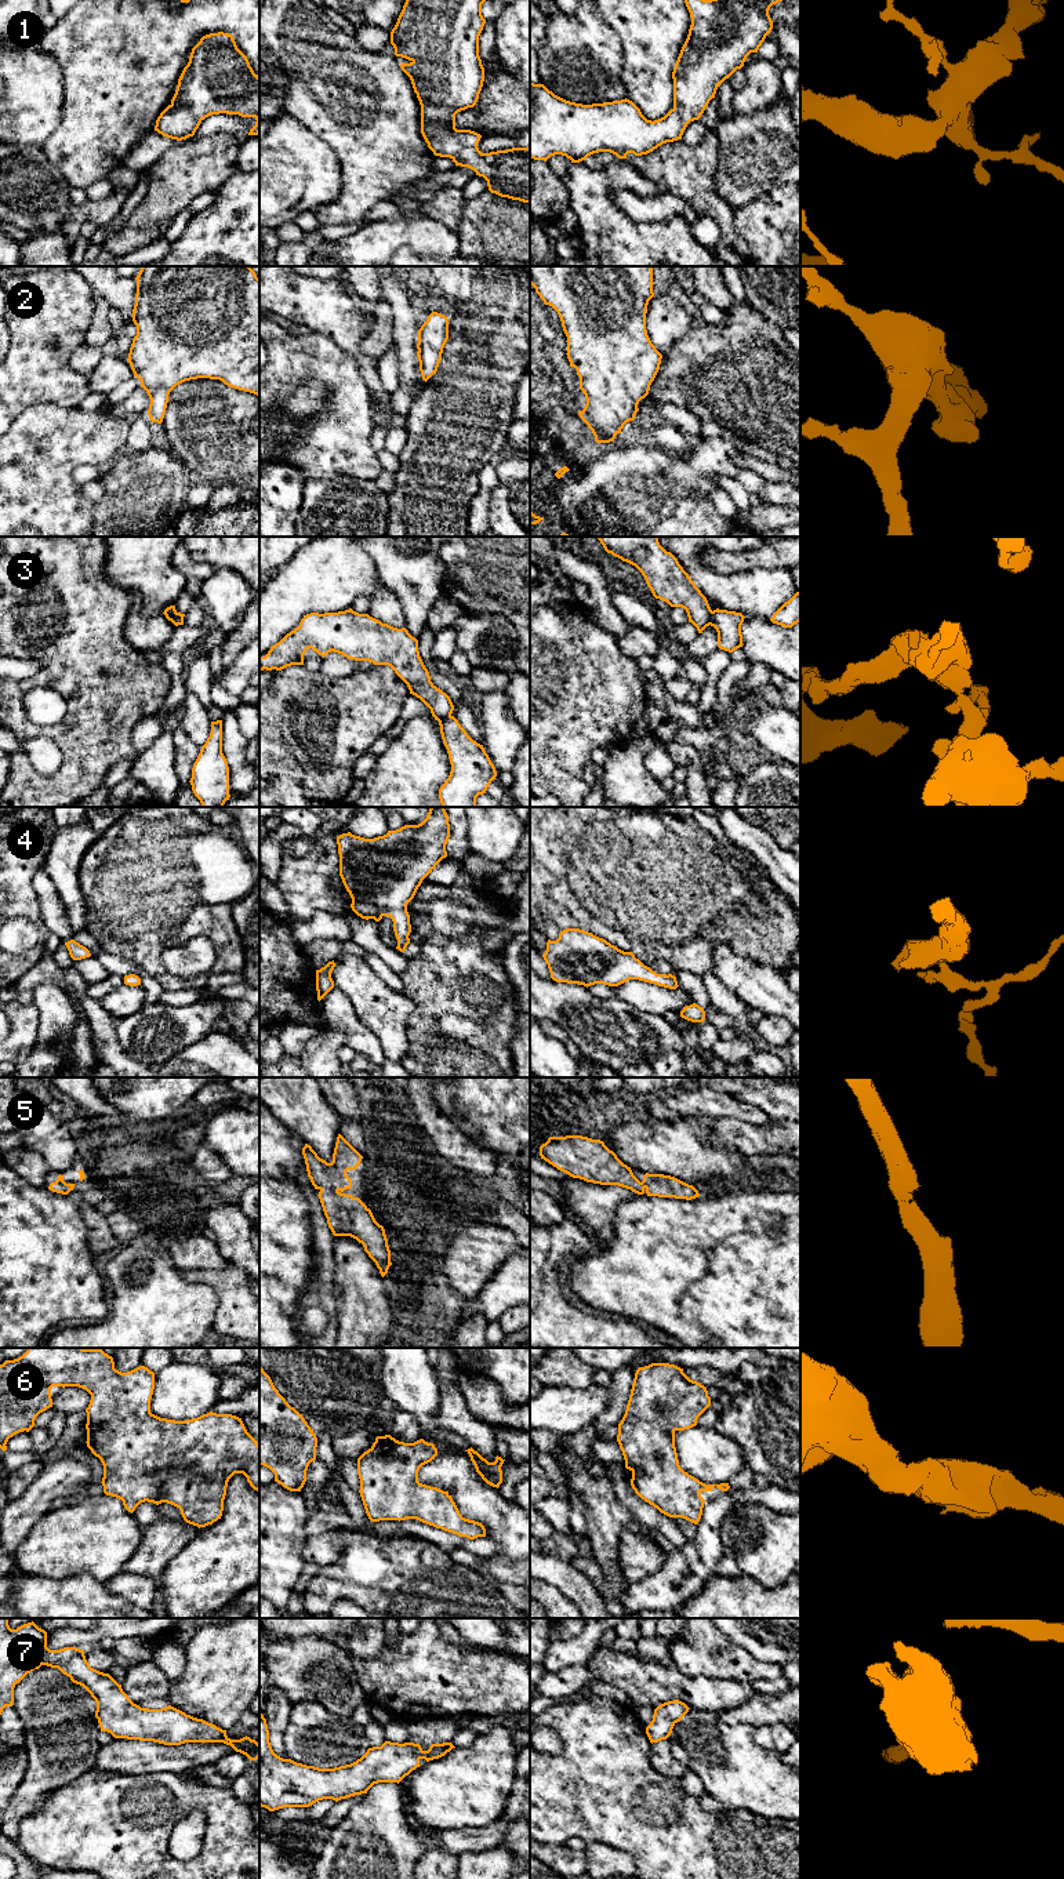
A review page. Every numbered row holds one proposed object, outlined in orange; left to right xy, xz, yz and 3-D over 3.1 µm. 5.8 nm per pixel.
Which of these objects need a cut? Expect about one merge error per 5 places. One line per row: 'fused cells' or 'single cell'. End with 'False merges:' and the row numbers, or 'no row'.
1: single cell
2: single cell
3: fused cells
4: single cell
5: single cell
6: single cell
7: single cell
False merges: 3

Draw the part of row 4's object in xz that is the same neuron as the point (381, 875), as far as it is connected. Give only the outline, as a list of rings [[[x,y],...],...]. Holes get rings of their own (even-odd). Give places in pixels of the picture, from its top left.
[[[431,807],[426,818],[418,825],[404,825],[374,839],[355,836],[351,832],[337,836],[339,876],[352,898],[351,908],[362,919],[380,922],[389,916],[400,952],[410,944],[410,915],[407,904],[414,898],[422,880],[447,857],[446,844],[450,824],[444,807]]]

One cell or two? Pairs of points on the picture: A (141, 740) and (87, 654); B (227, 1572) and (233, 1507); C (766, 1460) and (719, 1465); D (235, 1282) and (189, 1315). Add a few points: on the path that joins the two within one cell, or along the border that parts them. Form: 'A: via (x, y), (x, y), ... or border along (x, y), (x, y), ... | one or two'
A: border along (155, 713), (131, 733), (138, 752) | two
B: via (231, 1555), (233, 1552), (233, 1523) | one
C: border along (726, 1435), (741, 1447), (745, 1465) | two
D: border along (188, 1279), (214, 1291), (213, 1326) | two

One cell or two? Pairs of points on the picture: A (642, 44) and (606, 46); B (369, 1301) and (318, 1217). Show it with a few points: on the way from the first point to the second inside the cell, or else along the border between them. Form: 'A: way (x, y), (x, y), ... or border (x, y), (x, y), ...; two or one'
A: border (603, 18), (620, 39), (621, 79); two
B: border (333, 1236), (334, 1275); two

